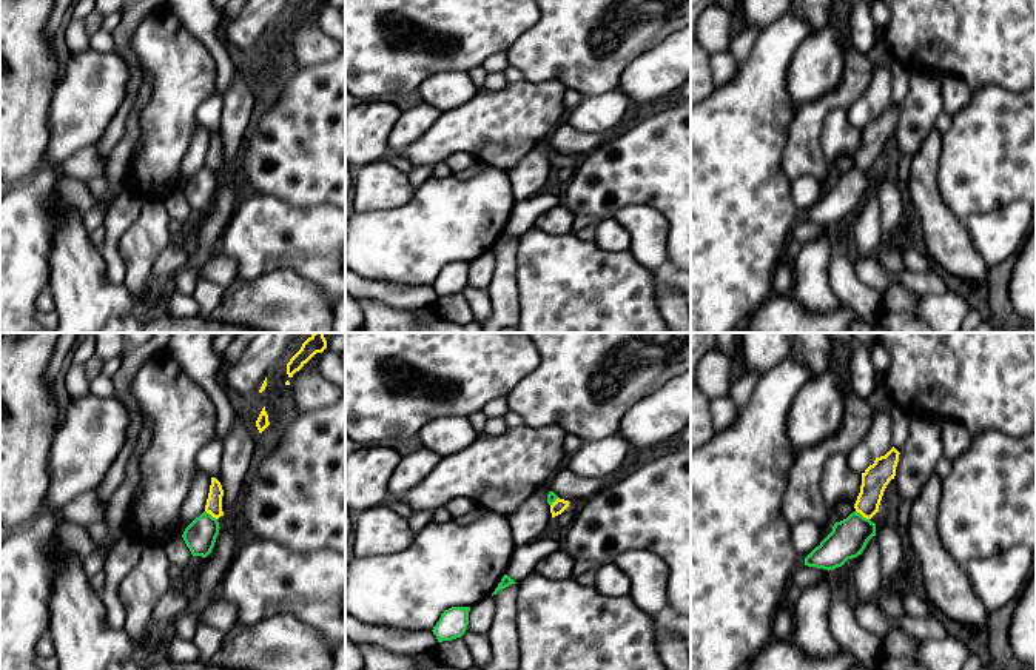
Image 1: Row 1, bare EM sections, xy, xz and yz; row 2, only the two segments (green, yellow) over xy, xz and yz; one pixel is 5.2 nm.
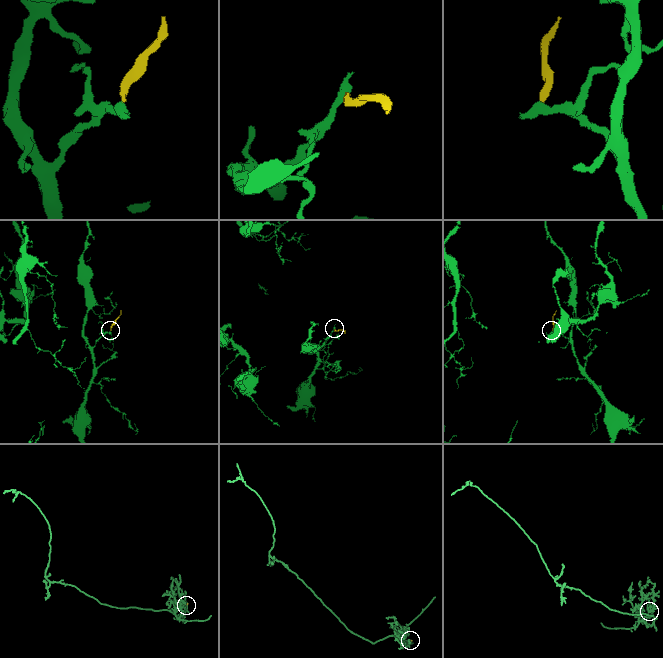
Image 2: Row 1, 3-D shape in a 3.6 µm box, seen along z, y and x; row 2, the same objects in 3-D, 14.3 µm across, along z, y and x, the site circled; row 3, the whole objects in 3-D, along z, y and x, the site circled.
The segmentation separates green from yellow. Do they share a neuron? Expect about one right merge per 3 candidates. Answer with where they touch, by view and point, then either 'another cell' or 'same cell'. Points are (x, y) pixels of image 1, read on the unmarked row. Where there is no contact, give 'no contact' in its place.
yz (861, 170) | another cell

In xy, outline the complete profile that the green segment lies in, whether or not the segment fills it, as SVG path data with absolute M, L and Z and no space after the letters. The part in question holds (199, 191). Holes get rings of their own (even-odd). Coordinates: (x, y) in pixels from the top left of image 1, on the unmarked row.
M207 166L196 173L182 189L191 209L207 213L214 202L219 183L217 174Z

